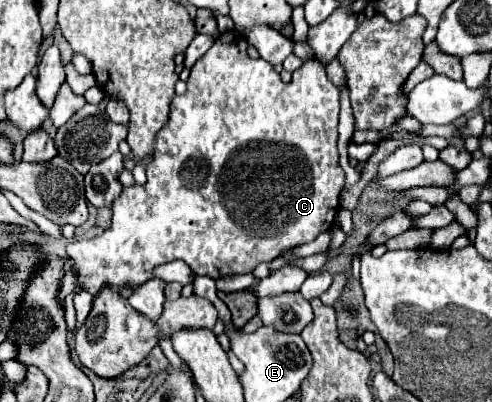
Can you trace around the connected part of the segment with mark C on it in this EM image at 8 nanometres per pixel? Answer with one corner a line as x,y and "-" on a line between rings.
228,31
224,33
214,45
198,59
190,71
188,77
188,89
182,97
170,101
170,117
166,127
158,131
158,137
154,141
154,153
152,161
146,167
148,181
146,185
132,185
126,187
120,197
112,205
112,223
110,227
98,235
92,237
90,241
72,241
66,247
68,259
72,261
72,269
78,277
78,289
88,291
96,295
100,289
114,285
120,291
124,289
134,289
140,287
142,283
154,279
154,267
170,263
174,259
182,259
190,265
194,275
206,275
206,277
224,277
224,275
240,275
240,273
250,273
258,263
268,263
282,255
288,249
294,249
298,245
314,241
320,233
330,231
334,217
340,207
340,191
344,187
344,171
338,163
338,111
340,111
340,99
338,99
338,87
332,85
332,81
326,77
324,65
316,59
306,61
298,71
292,73
290,83
282,83
280,75
272,69
268,61
262,59
250,59
246,53
246,37
238,31

